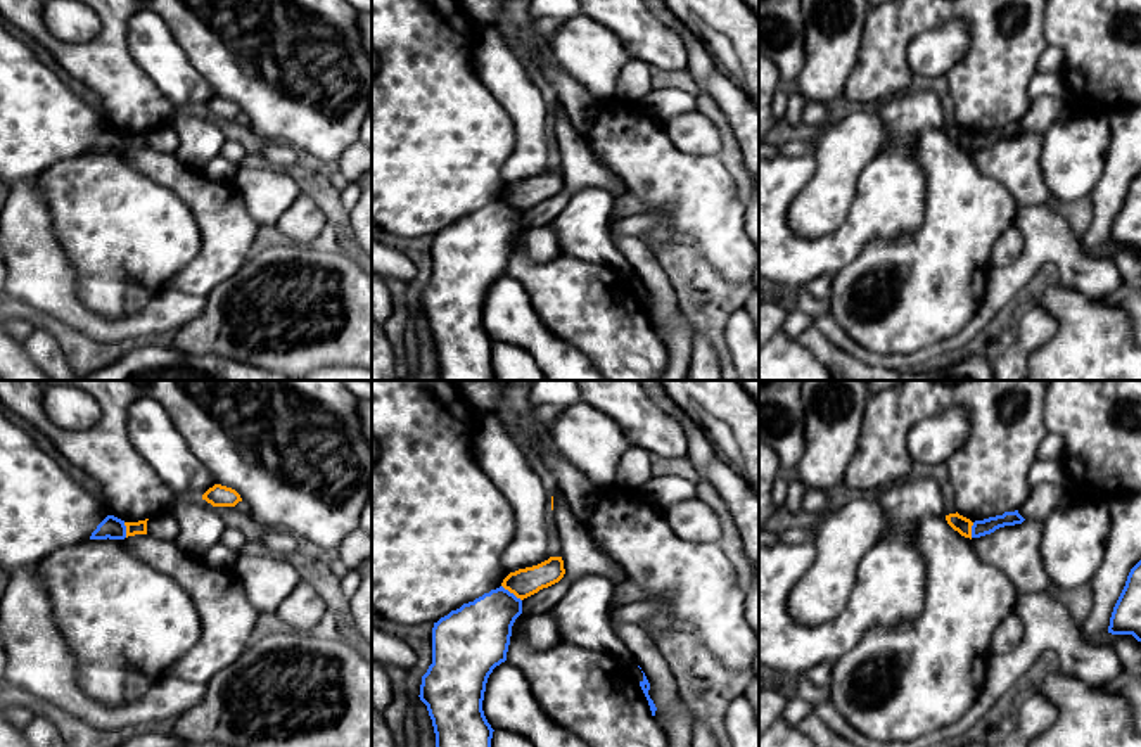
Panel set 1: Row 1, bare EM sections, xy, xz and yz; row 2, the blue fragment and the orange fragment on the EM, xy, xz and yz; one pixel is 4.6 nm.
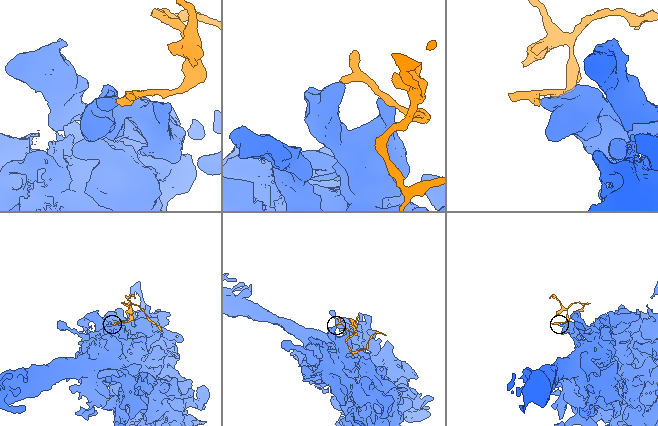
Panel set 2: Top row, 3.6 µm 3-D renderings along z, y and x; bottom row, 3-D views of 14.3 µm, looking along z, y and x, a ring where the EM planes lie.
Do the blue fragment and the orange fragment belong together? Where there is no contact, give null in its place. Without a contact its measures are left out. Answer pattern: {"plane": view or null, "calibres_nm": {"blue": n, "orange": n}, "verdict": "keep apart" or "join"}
{"plane": "xz", "calibres_nm": {"blue": 300, "orange": 140}, "verdict": "keep apart"}

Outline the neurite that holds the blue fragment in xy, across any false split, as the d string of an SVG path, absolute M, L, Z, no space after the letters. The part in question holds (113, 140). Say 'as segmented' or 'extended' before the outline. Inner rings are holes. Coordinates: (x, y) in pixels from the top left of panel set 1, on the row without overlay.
as segmented | M107 128L97 142L92 145L90 152L124 152L126 150L126 138L124 133Z

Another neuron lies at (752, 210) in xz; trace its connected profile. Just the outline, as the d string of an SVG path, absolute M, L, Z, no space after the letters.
M752 180L752 197L745 213L747 235L754 240L759 251L759 185Z

